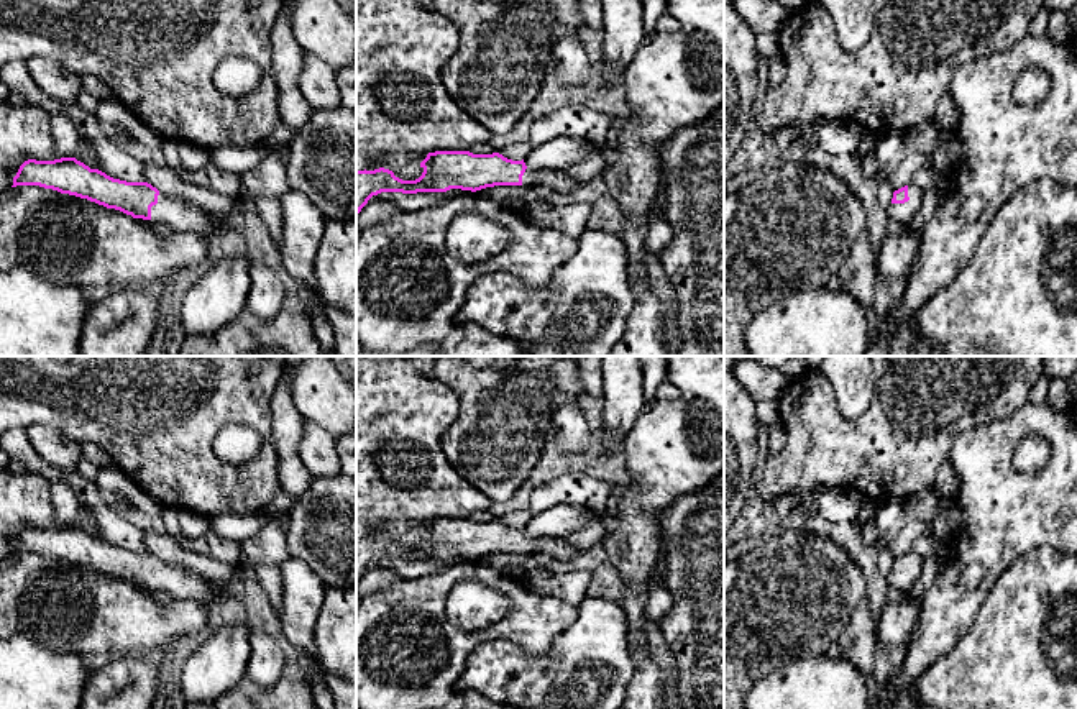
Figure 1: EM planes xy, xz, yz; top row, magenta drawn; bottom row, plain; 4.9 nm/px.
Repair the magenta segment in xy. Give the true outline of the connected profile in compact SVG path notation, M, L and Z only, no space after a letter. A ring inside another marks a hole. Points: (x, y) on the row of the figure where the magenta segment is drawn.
M76 158L28 159L13 177L11 187L16 185L39 185L87 199L133 218L167 225L174 233L212 235L225 231L220 226L223 220L220 215L213 215L176 195L163 194L148 182L113 179L99 169L90 169Z

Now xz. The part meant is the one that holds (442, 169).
M435 151L420 162L422 176L402 181L392 171L356 171L356 220L373 195L381 192L447 192L450 189L481 190L494 185L545 187L555 192L578 189L580 179L561 169L527 167L524 159L512 161L499 153L473 154L470 151Z

